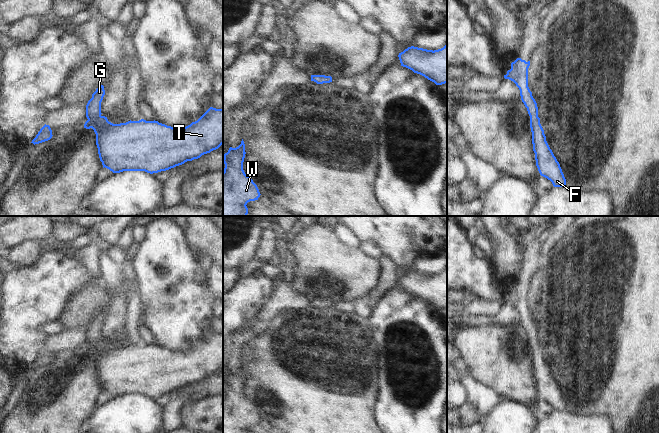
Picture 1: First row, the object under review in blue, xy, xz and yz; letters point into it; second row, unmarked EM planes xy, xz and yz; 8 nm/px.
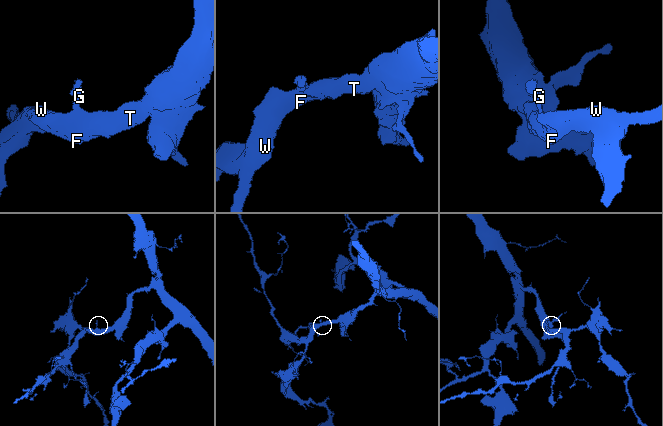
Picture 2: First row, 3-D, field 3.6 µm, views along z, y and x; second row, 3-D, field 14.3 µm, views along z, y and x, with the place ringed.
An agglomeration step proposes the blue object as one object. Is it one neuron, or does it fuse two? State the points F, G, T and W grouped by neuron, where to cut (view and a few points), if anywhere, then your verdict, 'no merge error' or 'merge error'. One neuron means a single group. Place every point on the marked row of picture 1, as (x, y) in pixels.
groups F G T W; cut none; no merge error

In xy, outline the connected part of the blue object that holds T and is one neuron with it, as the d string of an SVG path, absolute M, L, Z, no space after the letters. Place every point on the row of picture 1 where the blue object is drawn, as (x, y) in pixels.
M104 86L92 94L86 105L87 121L84 128L92 128L96 134L96 145L103 168L113 173L123 171L145 171L153 174L166 171L187 161L218 149L223 144L223 108L210 107L197 121L182 128L173 128L158 121L128 121L113 124L101 114L101 102L105 95Z

